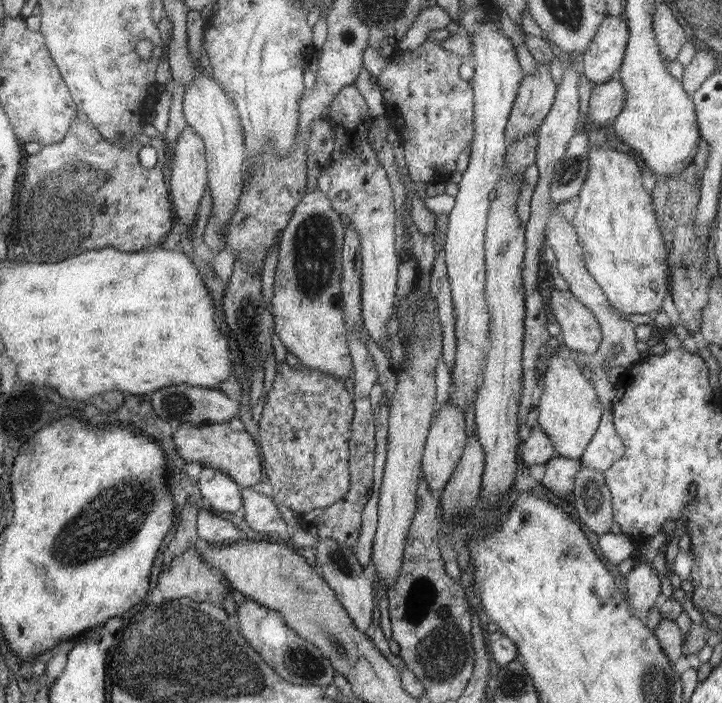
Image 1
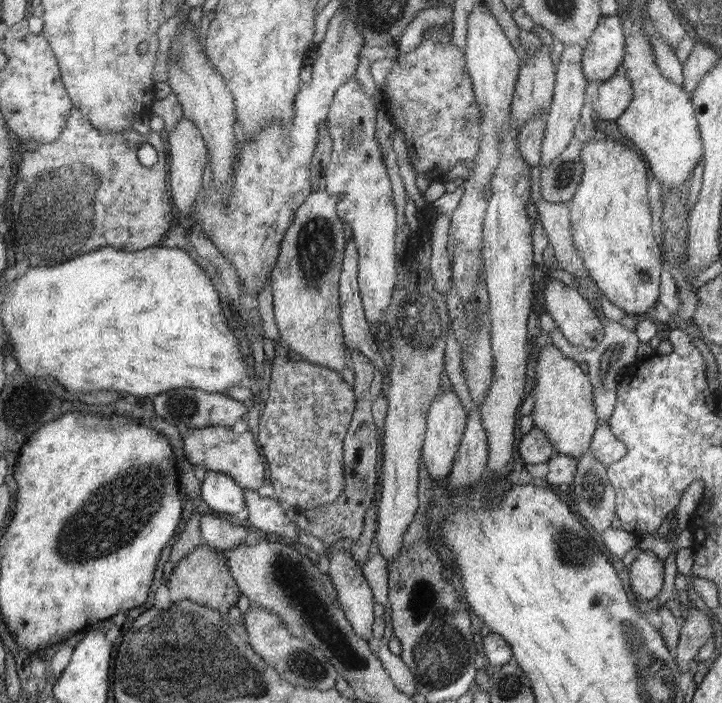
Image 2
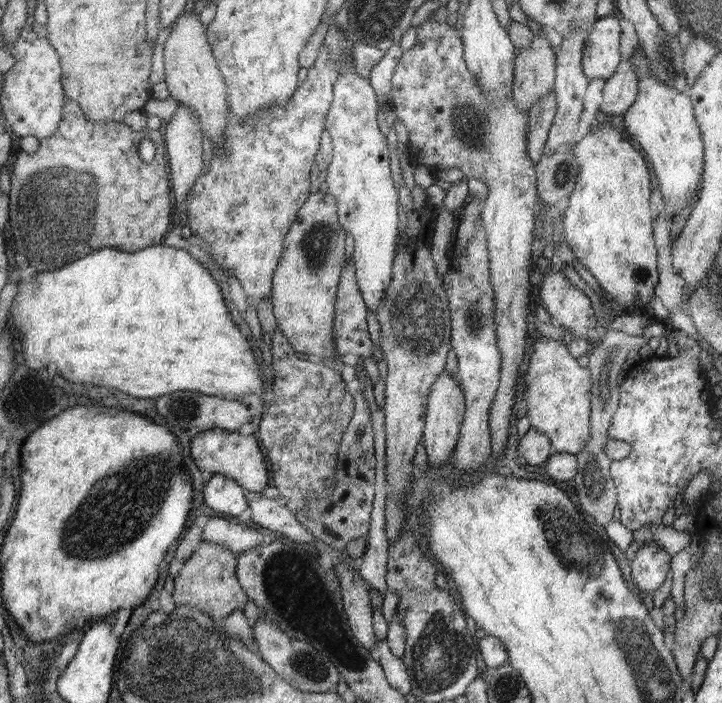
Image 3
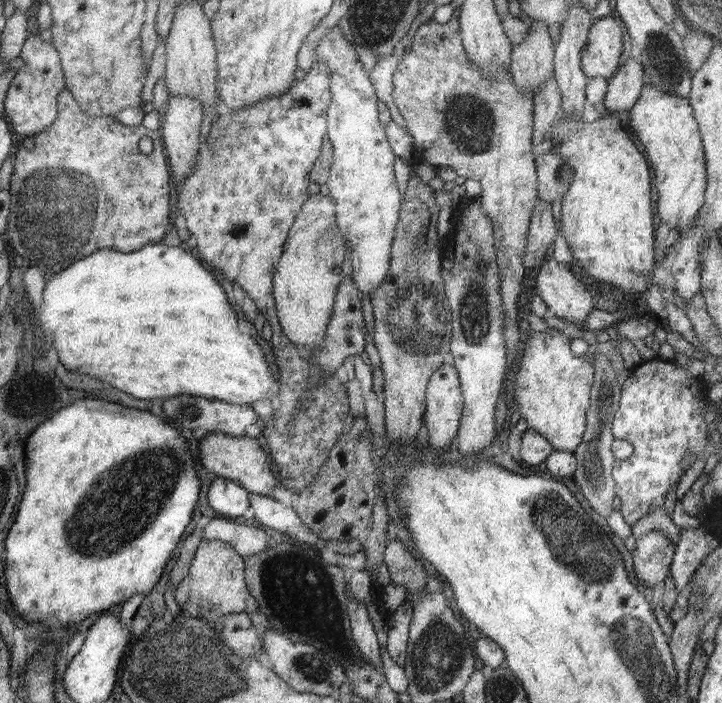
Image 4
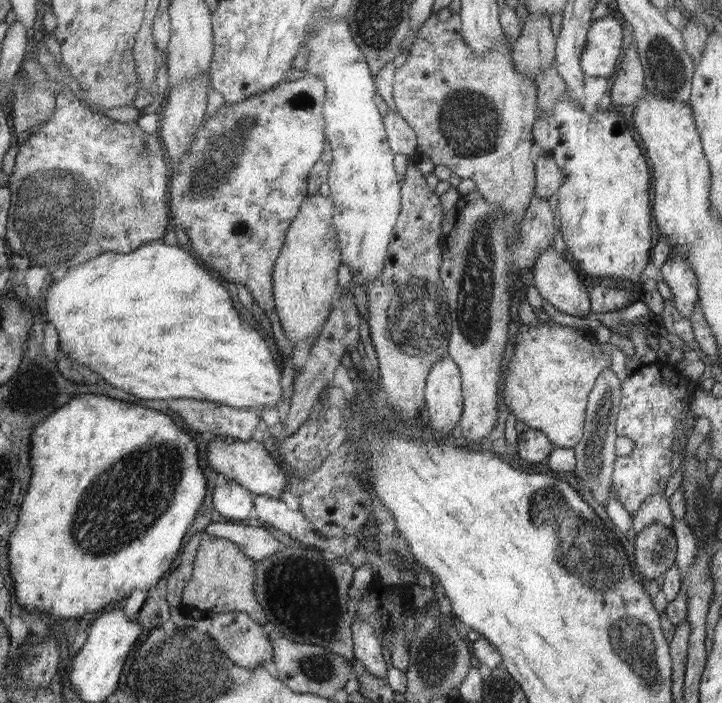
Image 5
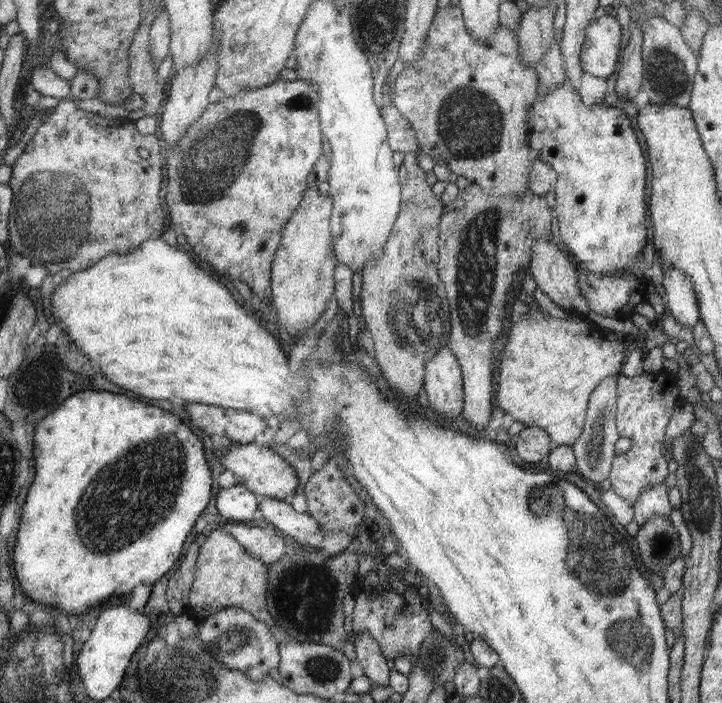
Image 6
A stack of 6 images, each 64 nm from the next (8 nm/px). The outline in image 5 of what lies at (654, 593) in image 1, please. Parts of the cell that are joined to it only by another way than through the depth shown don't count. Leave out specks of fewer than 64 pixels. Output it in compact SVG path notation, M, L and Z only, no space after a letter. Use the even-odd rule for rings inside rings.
M654 523L636 535L634 562L644 578L657 580L672 568L678 556L678 548L673 529Z

